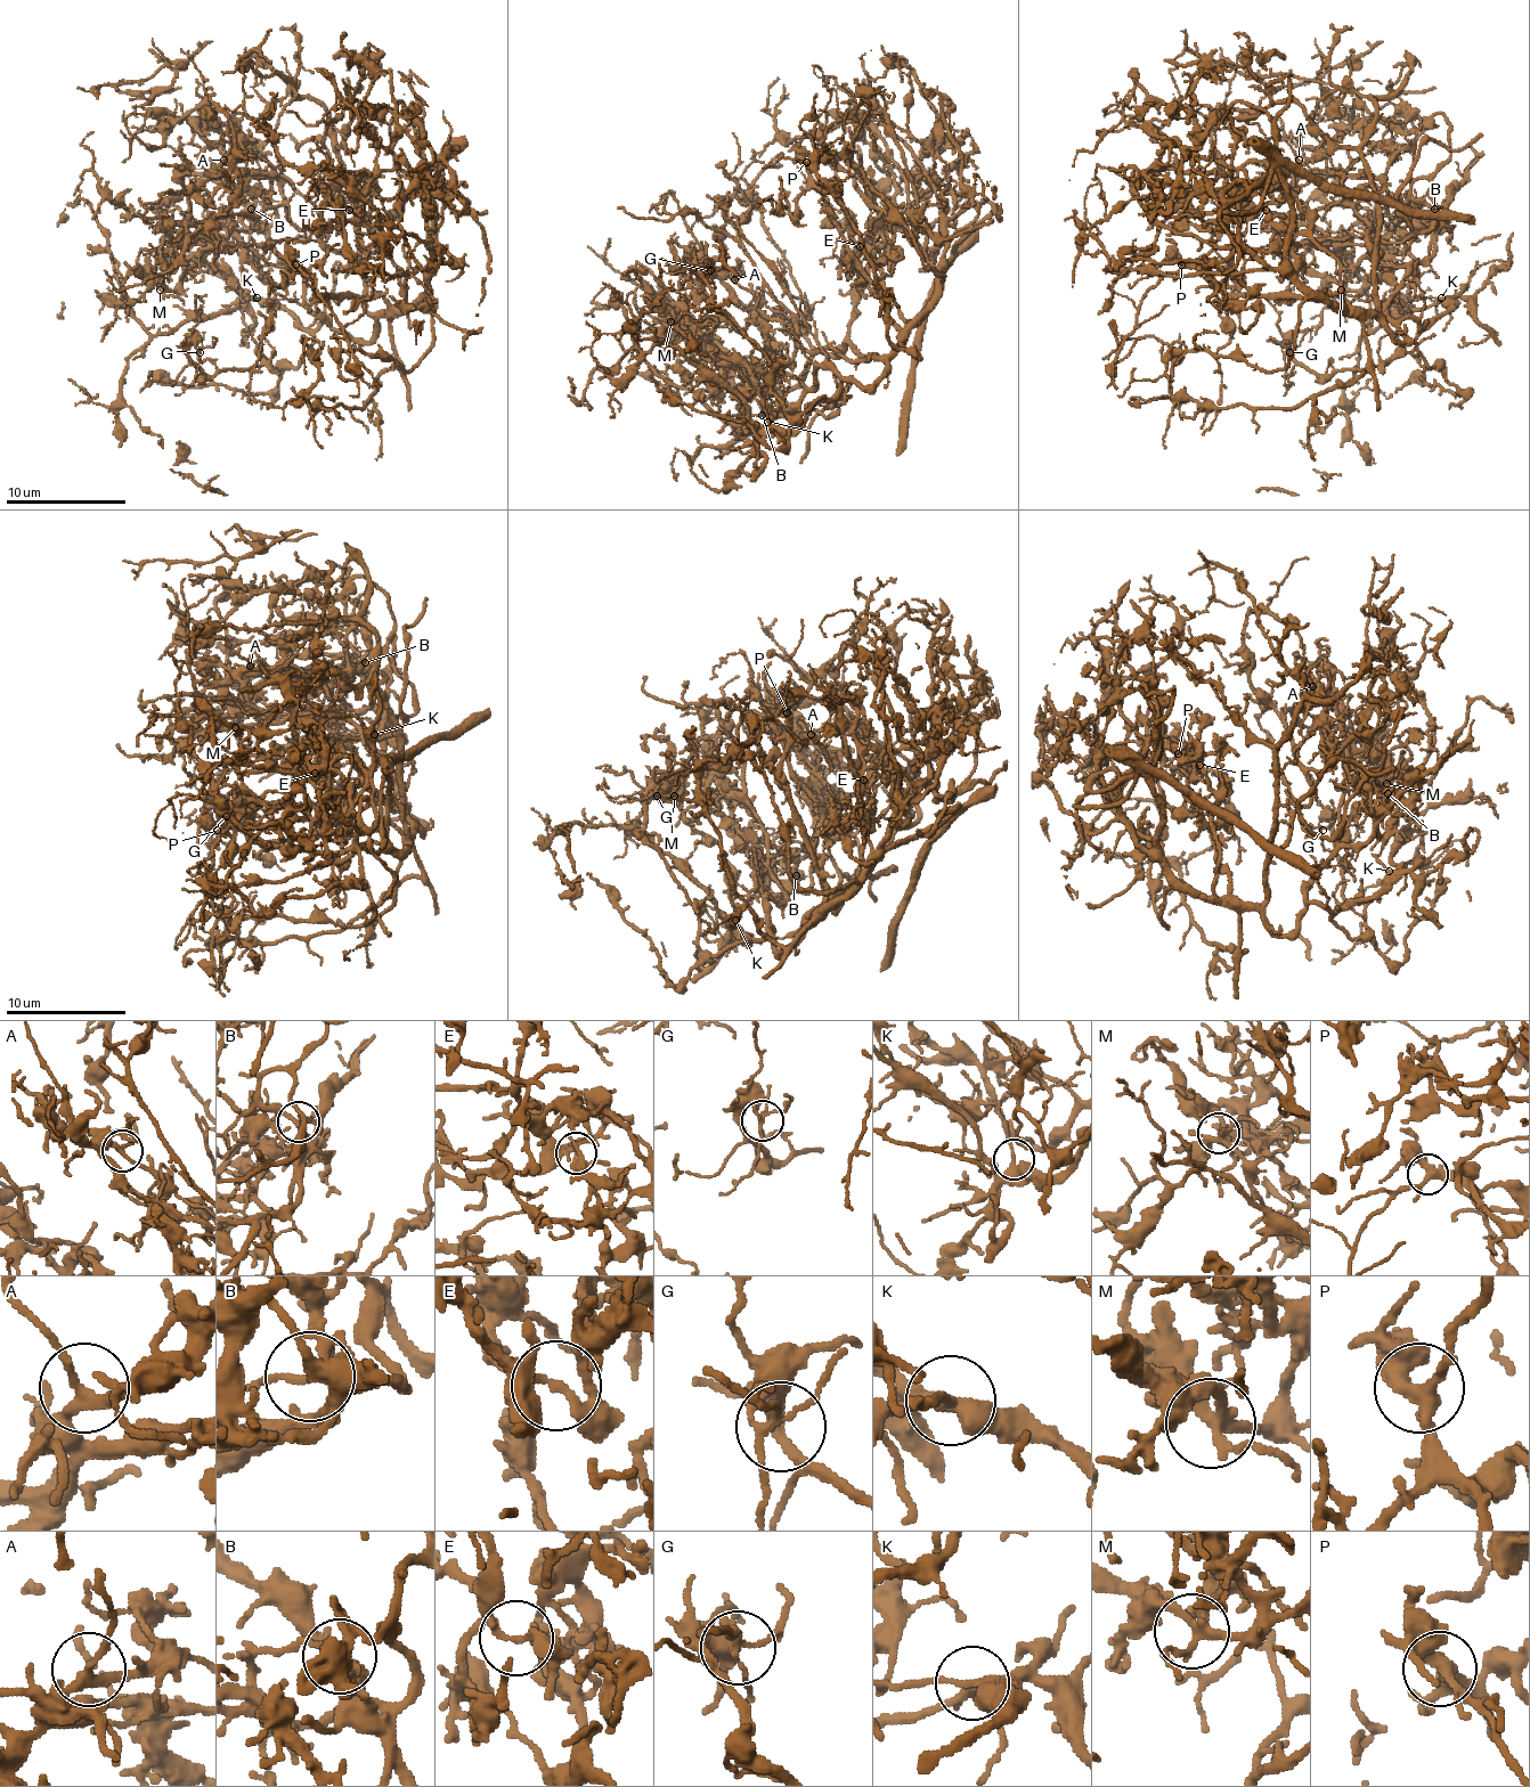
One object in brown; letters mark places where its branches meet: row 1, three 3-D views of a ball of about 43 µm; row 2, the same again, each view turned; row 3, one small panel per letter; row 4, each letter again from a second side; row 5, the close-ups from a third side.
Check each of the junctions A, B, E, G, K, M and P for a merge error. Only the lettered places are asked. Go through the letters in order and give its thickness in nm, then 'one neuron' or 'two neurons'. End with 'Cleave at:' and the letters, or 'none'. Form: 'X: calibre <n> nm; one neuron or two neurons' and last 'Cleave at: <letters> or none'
A: calibre 200 nm; one neuron
B: calibre 140 nm; two neurons
E: calibre 180 nm; two neurons
G: calibre 130 nm; one neuron
K: calibre 320 nm; one neuron
M: calibre 280 nm; one neuron
P: calibre 360 nm; one neuron
Cleave at: B, E

